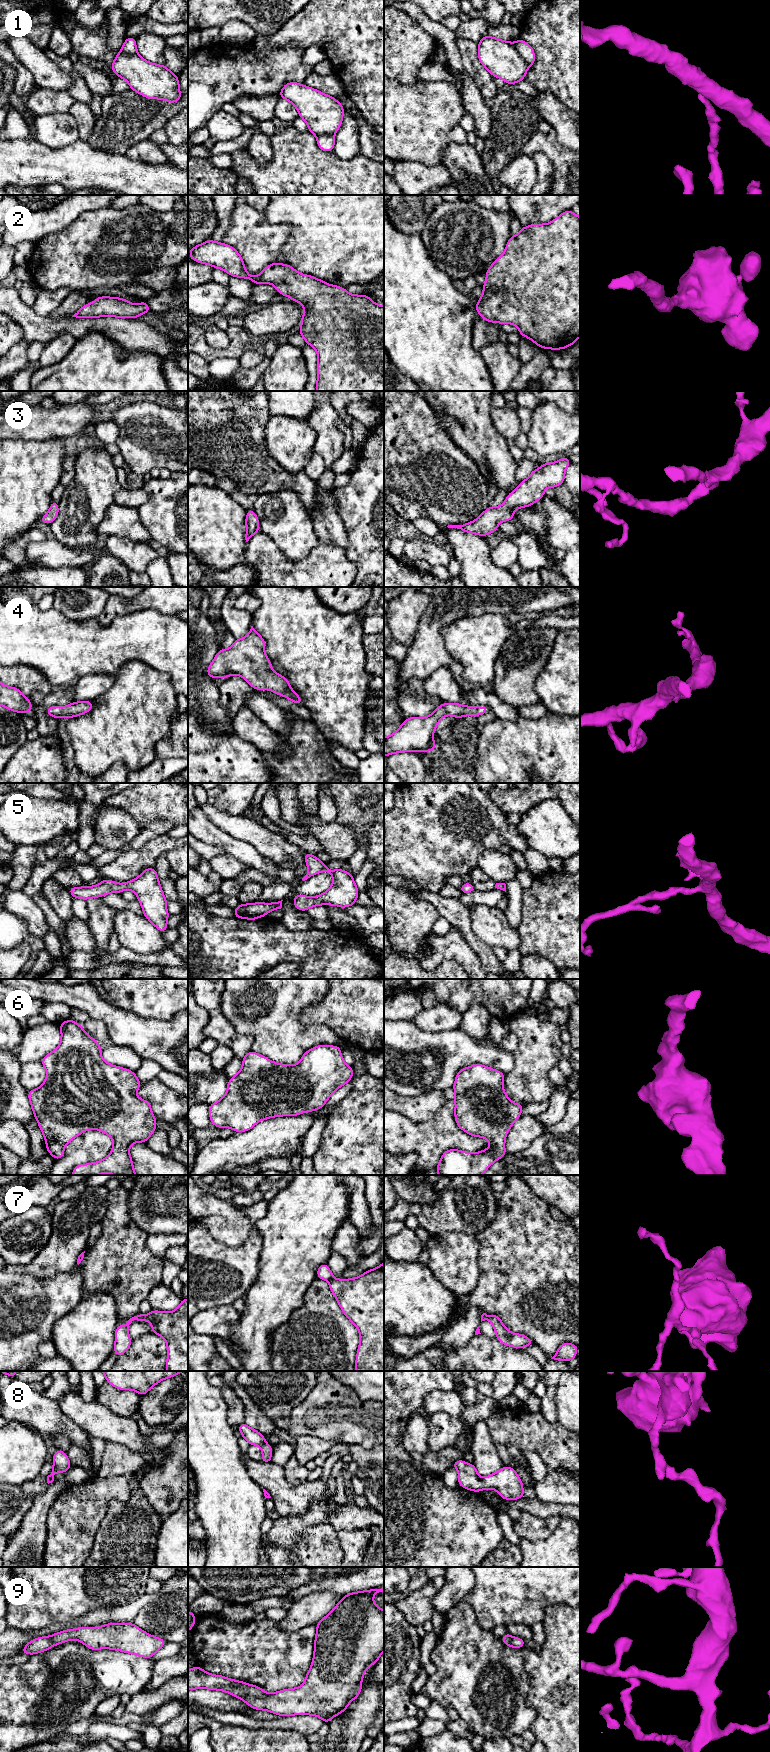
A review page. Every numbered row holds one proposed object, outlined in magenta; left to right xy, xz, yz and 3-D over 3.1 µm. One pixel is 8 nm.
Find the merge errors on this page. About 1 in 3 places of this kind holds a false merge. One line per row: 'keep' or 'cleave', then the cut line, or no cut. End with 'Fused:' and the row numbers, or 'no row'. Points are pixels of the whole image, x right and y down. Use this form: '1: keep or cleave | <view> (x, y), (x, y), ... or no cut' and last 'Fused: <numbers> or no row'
1: cleave | yz (508, 42), (515, 48), (528, 66)
2: keep | no cut
3: keep | no cut
4: keep | no cut
5: keep | no cut
6: keep | no cut
7: cleave | xy (135, 1316), (133, 1319)
8: keep | no cut
9: keep | no cut
Fused: 1, 7

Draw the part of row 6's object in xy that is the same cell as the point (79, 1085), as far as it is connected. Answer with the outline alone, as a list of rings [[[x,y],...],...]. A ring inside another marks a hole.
[[[70,1019],[60,1023],[59,1026],[61,1029],[59,1046],[40,1061],[47,1071],[47,1077],[39,1088],[28,1091],[34,1117],[46,1141],[47,1152],[55,1160],[60,1159],[64,1156],[64,1147],[75,1137],[87,1130],[99,1130],[113,1139],[111,1153],[99,1162],[77,1165],[74,1167],[72,1175],[99,1175],[100,1173],[137,1175],[133,1168],[129,1148],[136,1142],[146,1143],[156,1130],[157,1121],[151,1111],[150,1102],[135,1095],[141,1081],[135,1072],[104,1061],[101,1056],[102,1046],[83,1030],[82,1025]]]

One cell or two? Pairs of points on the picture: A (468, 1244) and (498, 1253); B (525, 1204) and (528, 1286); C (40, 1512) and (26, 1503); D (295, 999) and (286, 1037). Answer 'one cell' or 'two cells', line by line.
A: two cells
B: one cell
C: two cells
D: one cell

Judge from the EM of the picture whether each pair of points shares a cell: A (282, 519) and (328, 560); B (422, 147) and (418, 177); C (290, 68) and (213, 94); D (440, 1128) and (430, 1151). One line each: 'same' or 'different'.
A: different
B: different
C: same
D: same

